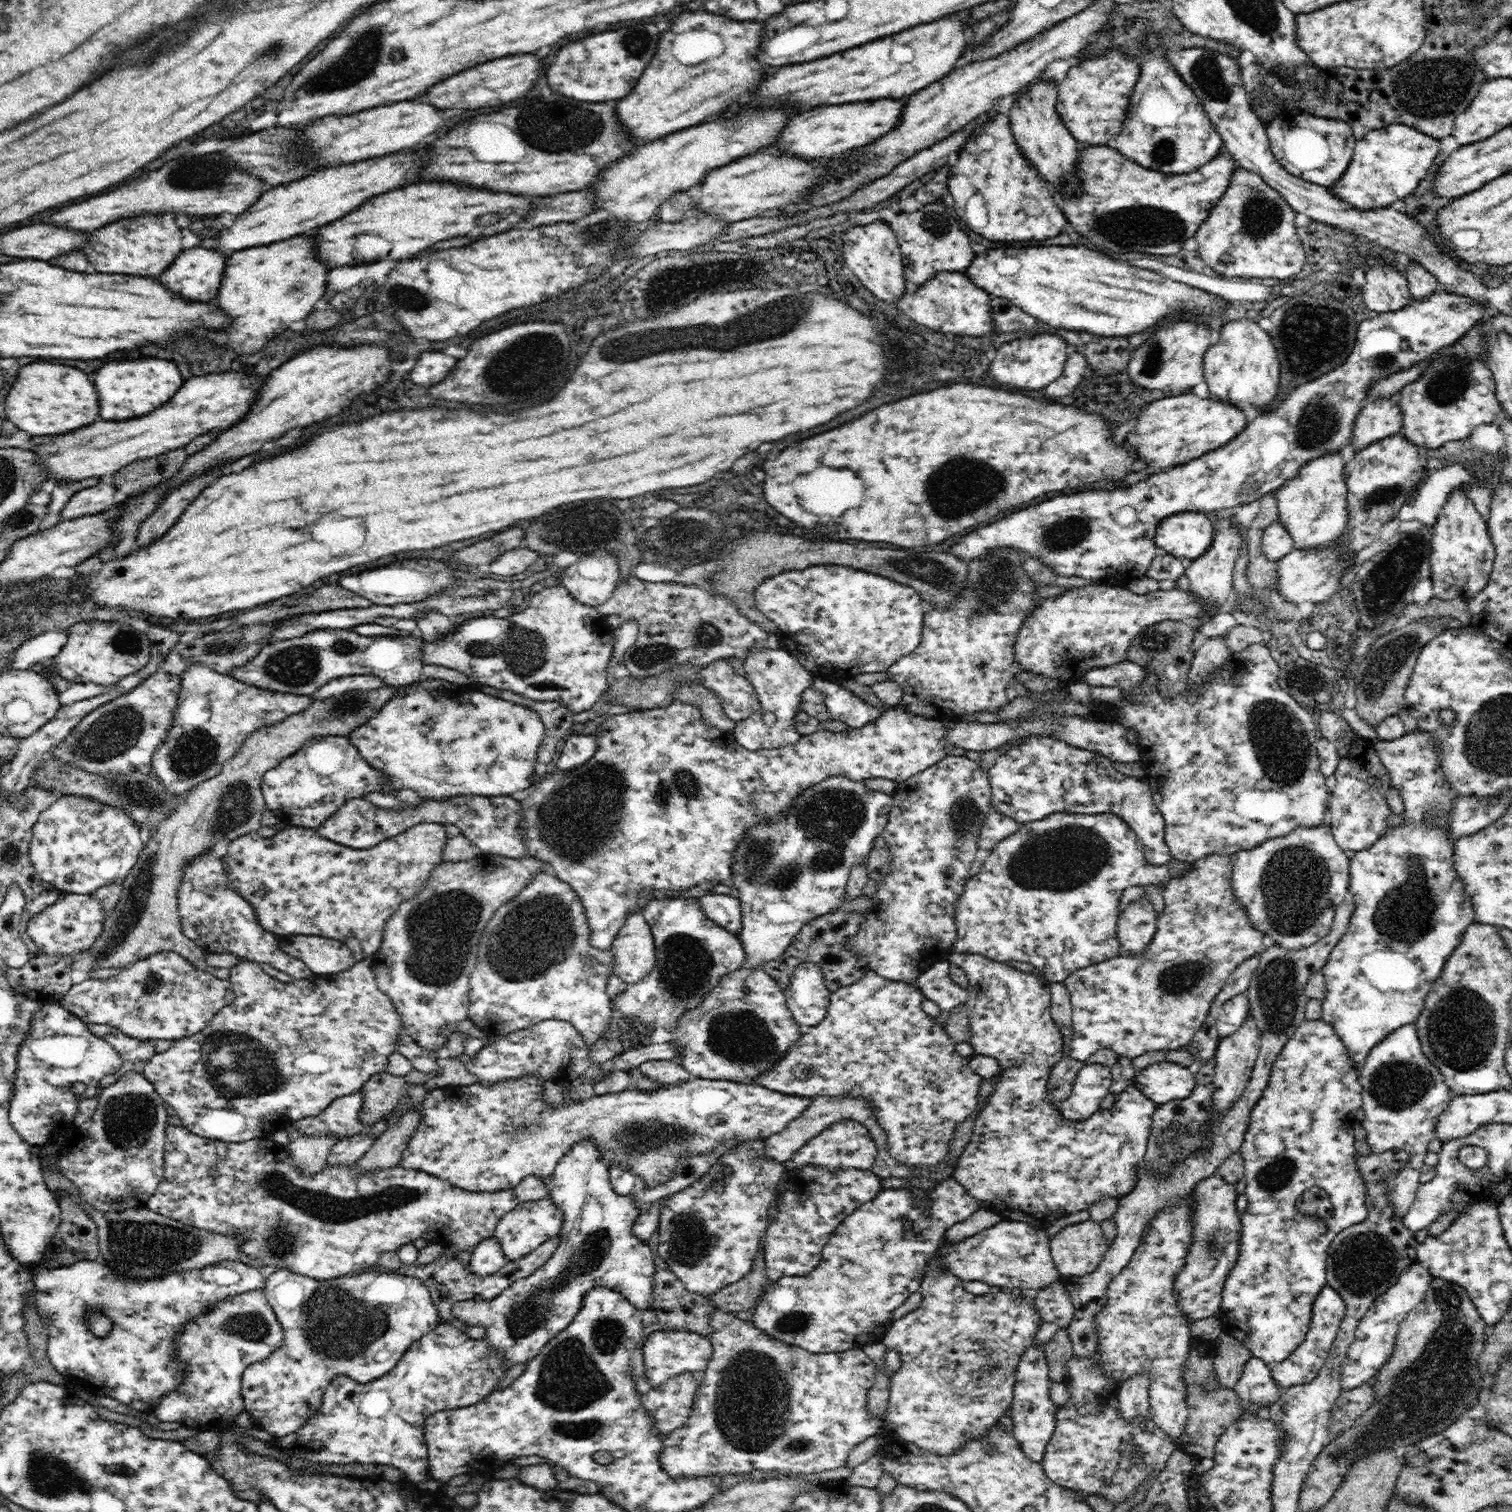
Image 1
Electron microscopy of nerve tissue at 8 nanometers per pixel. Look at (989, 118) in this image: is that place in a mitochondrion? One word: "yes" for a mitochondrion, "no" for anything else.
no

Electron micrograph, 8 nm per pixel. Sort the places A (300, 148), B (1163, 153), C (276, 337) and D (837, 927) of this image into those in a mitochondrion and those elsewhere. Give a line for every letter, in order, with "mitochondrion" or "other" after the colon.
A: other
B: mitochondrion
C: other
D: other

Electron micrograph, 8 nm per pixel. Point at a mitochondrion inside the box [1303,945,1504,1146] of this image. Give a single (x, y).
(1461, 1032)

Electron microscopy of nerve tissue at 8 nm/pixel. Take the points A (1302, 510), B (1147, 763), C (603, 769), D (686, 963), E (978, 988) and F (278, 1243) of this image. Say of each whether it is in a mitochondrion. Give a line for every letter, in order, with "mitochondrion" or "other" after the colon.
A: other
B: other
C: mitochondrion
D: mitochondrion
E: other
F: mitochondrion

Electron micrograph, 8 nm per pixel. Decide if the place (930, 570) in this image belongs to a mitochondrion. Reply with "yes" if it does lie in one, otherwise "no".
yes

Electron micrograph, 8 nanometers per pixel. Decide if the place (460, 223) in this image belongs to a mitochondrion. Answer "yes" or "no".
no

